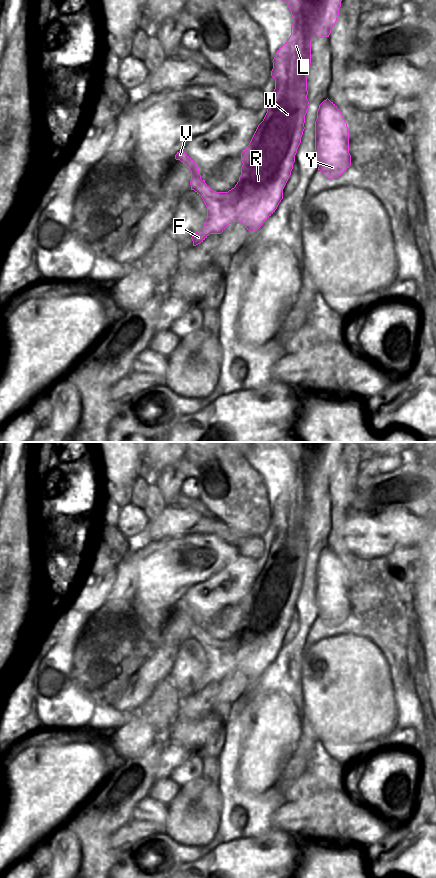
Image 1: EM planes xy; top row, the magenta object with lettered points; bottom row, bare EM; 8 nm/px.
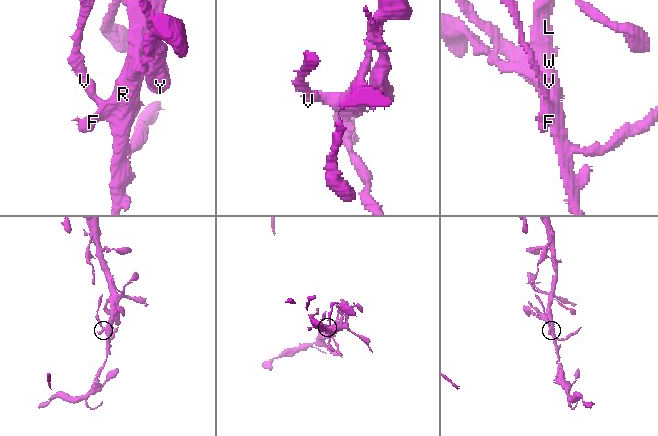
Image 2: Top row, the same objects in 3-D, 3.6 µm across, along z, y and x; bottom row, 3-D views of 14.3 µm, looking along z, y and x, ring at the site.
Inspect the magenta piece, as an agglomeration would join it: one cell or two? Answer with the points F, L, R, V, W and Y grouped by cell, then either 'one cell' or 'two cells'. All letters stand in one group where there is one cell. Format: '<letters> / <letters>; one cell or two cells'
F L R V W / Y; two cells

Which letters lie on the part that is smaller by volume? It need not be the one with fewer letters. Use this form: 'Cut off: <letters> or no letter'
Cut off: Y.

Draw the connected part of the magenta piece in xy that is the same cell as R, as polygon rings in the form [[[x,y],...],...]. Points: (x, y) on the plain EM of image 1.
[[[253,442],[258,448],[282,448],[290,457],[293,465],[291,483],[289,487],[277,498],[273,507],[271,524],[275,527],[275,537],[269,549],[269,555],[263,569],[258,573],[249,593],[241,601],[241,623],[234,636],[228,640],[212,638],[205,628],[201,627],[199,615],[181,597],[175,603],[191,619],[191,638],[194,638],[204,649],[207,655],[207,667],[203,675],[192,685],[193,694],[203,690],[210,682],[221,682],[232,670],[240,670],[249,680],[258,678],[263,671],[275,660],[283,647],[283,637],[291,623],[295,603],[301,591],[305,577],[305,563],[309,549],[307,547],[307,525],[311,513],[311,489],[314,486],[329,485],[331,477],[337,469],[341,449],[344,442]]]

